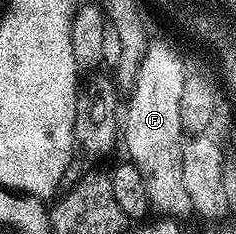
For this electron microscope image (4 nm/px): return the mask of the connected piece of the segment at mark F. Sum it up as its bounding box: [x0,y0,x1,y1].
[123,42,194,217]

